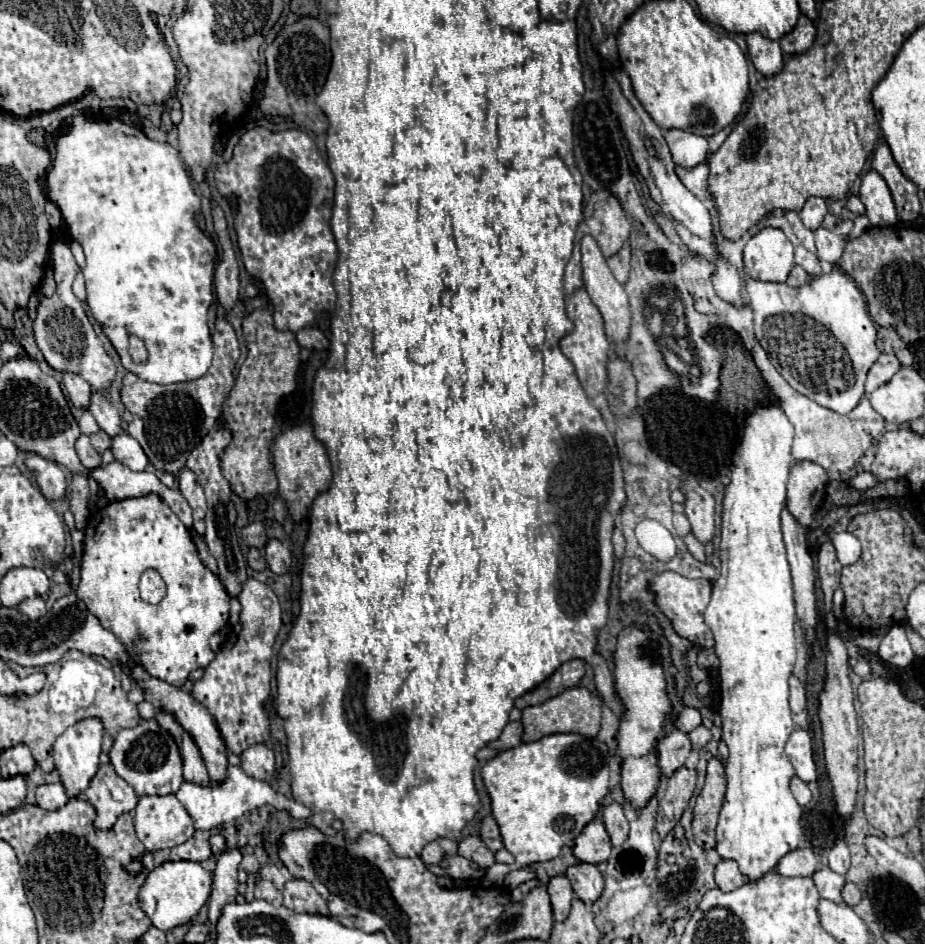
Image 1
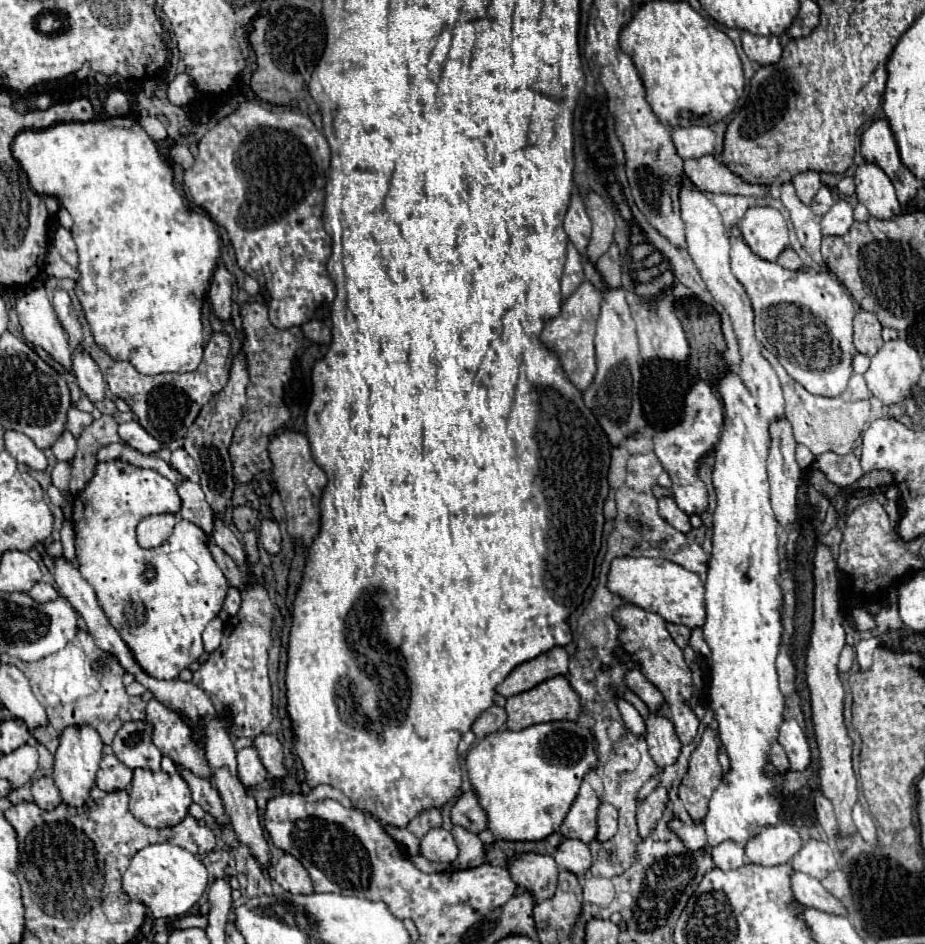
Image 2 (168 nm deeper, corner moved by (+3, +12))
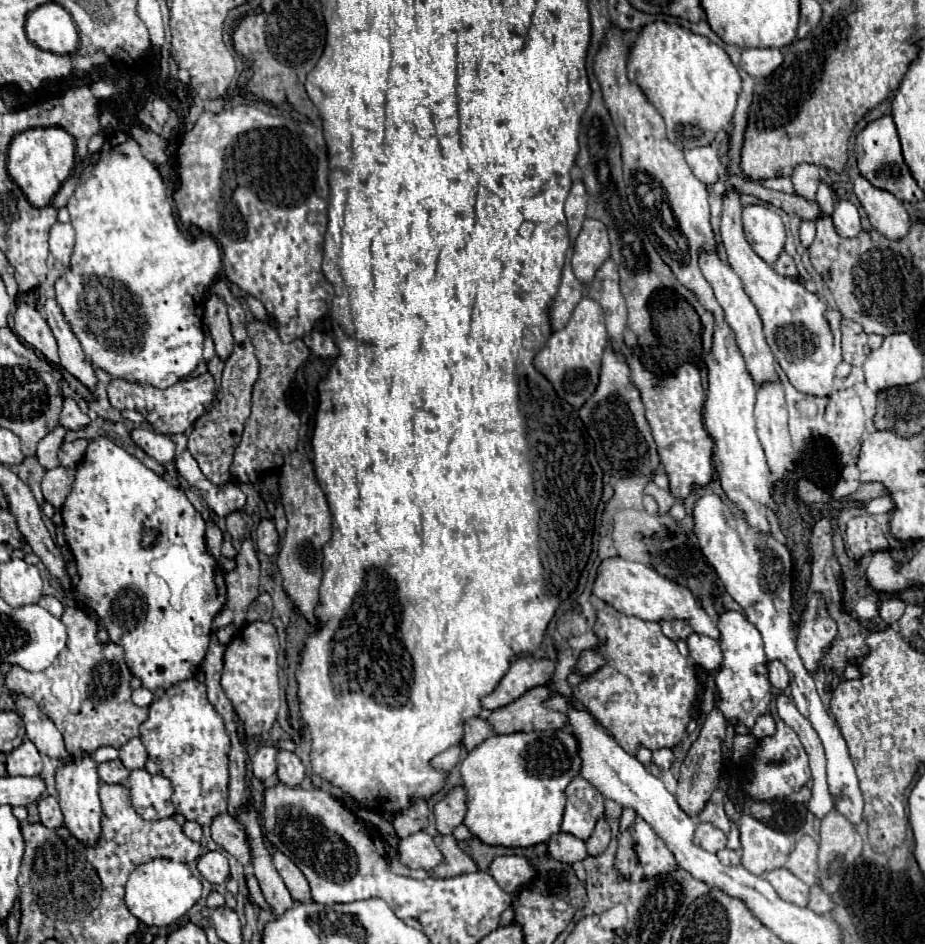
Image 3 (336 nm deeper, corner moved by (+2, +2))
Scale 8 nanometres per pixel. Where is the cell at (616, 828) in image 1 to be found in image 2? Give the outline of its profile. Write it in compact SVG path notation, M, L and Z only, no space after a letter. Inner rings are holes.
M601 804L599 806L599 816L597 816L597 842L607 842L613 838L617 832L617 810L611 804Z

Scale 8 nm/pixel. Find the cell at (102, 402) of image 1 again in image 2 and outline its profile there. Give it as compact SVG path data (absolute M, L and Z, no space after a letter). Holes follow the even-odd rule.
M79 348L73 350L71 370L77 376L77 382L79 382L81 390L87 394L87 398L91 402L97 402L97 400L105 398L105 382L103 382L101 370L85 350L79 350Z

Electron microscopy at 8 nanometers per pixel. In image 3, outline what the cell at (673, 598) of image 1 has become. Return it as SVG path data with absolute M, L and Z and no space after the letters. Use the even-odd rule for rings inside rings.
M624 558L604 560L598 568L598 576L594 582L594 596L598 596L600 600L614 606L618 612L626 616L636 616L650 622L688 620L696 634L718 638L718 628L714 620L706 614L700 600L694 598L692 590L686 590L686 586L678 586L678 582L670 582L670 578L658 574L654 568L646 564L630 562Z

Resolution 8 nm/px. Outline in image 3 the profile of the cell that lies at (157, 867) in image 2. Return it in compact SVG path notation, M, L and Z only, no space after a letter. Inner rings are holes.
M168 858L150 860L134 870L126 882L126 906L146 926L170 926L180 920L202 896L202 882L190 872L188 864Z

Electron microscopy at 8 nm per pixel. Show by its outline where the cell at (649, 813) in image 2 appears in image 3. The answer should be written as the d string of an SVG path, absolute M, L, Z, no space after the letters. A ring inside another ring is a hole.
M632 828L624 830L618 838L618 854L616 854L616 866L620 870L620 874L630 876L632 880L642 878L642 864L638 862L638 854L634 850L636 842L632 838Z

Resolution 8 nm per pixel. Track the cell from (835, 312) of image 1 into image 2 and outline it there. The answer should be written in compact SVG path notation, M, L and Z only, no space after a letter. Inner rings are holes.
M737 226L729 228L729 236L731 236L731 270L751 298L751 304L755 310L757 340L765 348L771 348L777 354L777 360L783 364L787 374L793 380L797 380L805 390L819 396L839 396L845 390L849 376L853 374L851 360L857 354L851 342L853 338L851 322L857 312L857 304L853 302L851 294L833 274L821 274L821 272L813 274L813 272L801 272L801 270L793 272L793 270L781 268L777 262L759 258L745 244Z

